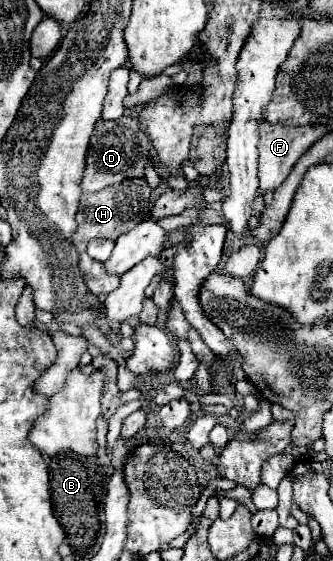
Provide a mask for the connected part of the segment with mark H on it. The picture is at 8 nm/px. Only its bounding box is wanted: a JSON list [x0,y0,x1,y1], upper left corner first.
[73,178,151,252]

